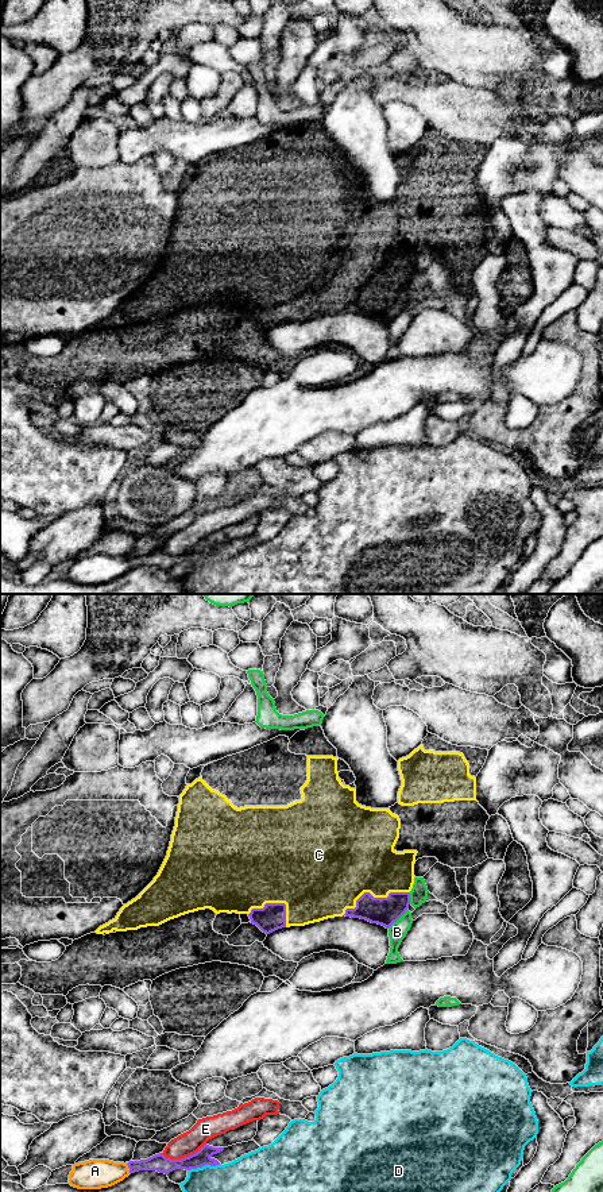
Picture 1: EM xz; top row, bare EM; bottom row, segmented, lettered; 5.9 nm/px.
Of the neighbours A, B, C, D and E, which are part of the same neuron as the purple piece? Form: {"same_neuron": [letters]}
{"same_neuron": ["C"]}

